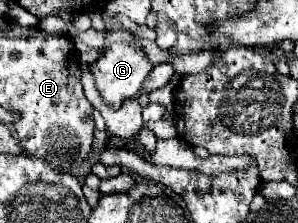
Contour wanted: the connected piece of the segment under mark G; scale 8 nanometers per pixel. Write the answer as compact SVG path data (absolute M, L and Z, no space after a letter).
M134 37L132 43L130 43L130 41L116 41L116 43L112 43L110 47L106 47L104 55L102 55L96 63L90 65L100 95L102 95L104 101L110 103L114 109L118 109L120 103L122 103L126 97L134 97L134 95L142 93L144 81L148 79L150 71L154 69L154 63L148 59L148 53L140 47L138 41L140 41L138 37Z

